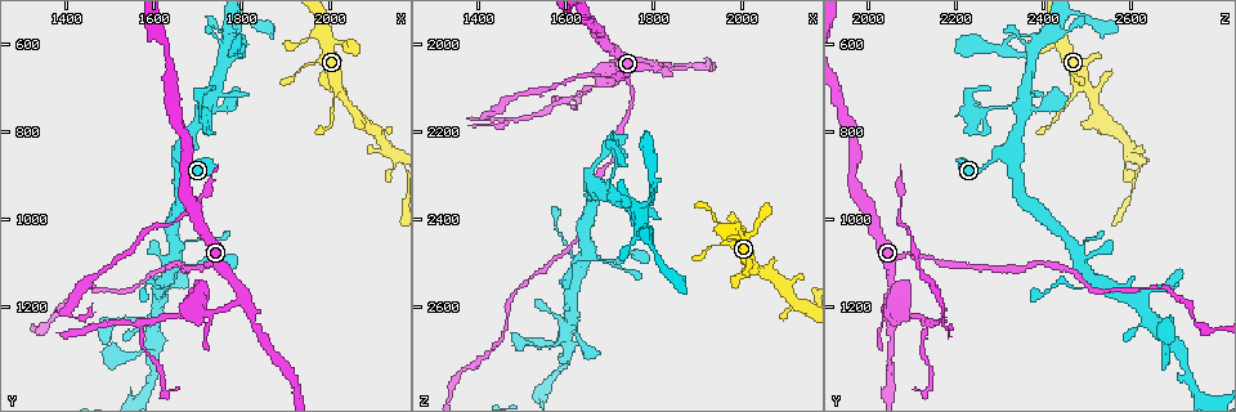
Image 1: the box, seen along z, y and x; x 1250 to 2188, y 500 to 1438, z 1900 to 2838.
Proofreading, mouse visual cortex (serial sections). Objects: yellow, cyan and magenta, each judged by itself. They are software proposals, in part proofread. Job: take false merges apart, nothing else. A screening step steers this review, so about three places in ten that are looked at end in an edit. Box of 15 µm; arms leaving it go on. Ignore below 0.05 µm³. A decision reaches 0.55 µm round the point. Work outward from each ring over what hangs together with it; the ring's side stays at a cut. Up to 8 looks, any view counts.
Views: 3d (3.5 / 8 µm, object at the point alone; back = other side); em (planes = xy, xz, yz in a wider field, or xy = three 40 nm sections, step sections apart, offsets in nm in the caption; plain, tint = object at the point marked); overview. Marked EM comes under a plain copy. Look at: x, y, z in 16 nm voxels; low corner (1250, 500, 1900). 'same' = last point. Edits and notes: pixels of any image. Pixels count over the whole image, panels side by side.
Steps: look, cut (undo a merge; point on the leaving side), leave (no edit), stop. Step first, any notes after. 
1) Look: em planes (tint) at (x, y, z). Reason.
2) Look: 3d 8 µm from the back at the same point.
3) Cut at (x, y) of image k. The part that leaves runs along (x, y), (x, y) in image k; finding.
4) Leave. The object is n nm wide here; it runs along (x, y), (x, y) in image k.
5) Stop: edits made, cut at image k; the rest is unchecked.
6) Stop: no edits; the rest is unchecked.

Look: 3d 3.5 µm from the back at (1805, 1170, 2050). Branch point.

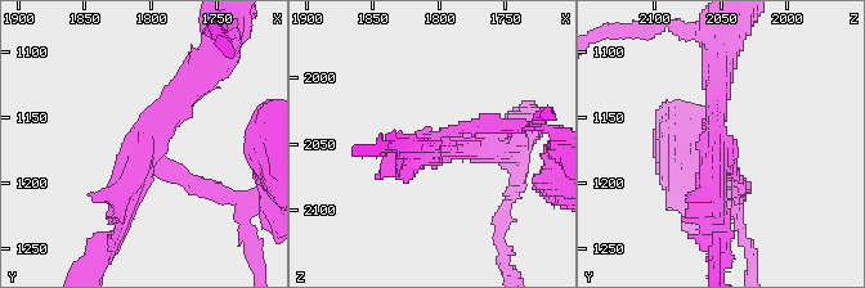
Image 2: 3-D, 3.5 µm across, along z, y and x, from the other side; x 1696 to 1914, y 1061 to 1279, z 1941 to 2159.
Look: em xy step 3 (tint) at (1804, 1172, 2052). Shape alone is not enough.

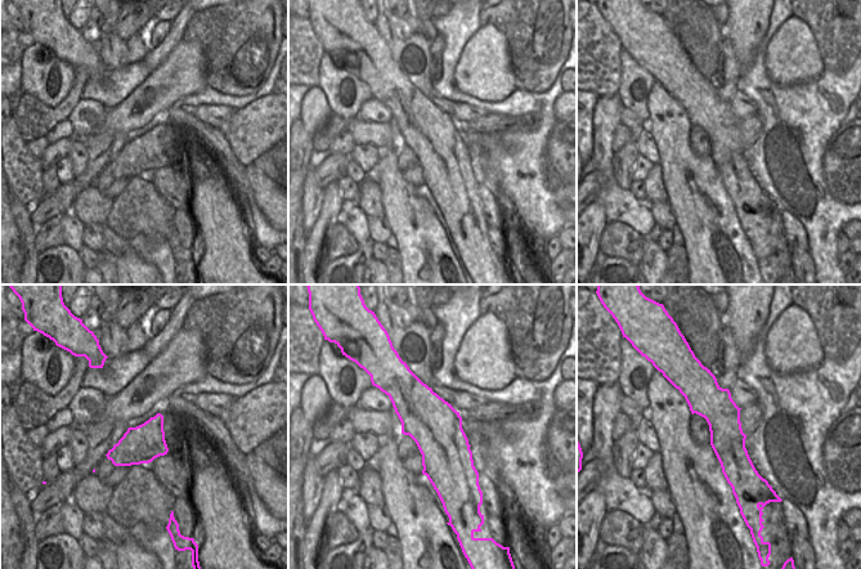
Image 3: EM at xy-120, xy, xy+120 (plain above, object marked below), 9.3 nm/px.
Cut at (484, 117) of image 2. The object is 480 nm wide here; the part that leaves runs along (161, 163), (201, 188), (268, 203) in image 2; a second cell is stuck on.

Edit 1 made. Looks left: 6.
Look: overview.

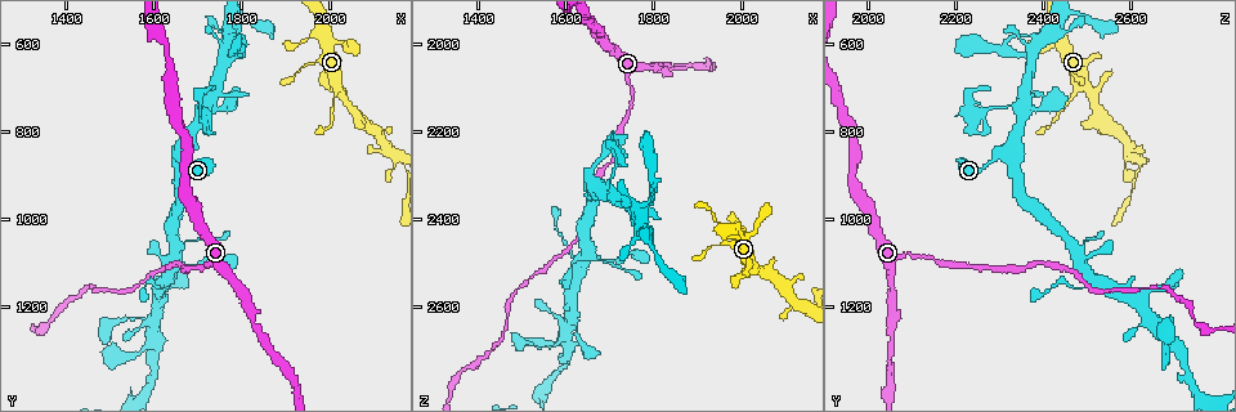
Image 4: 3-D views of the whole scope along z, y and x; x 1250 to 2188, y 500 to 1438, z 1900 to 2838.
Look: 3d 3.5 µm at (1705, 735, 2240). Abrupt turn.

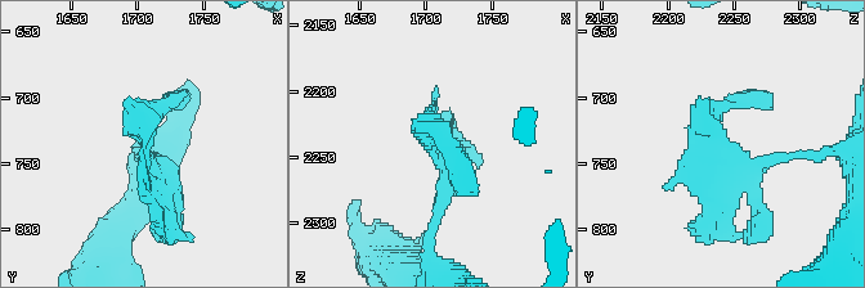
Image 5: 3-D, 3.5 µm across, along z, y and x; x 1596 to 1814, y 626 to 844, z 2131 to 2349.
Look: em xy step 1 (tint) at (1710, 740, 2244). Need the tissue.

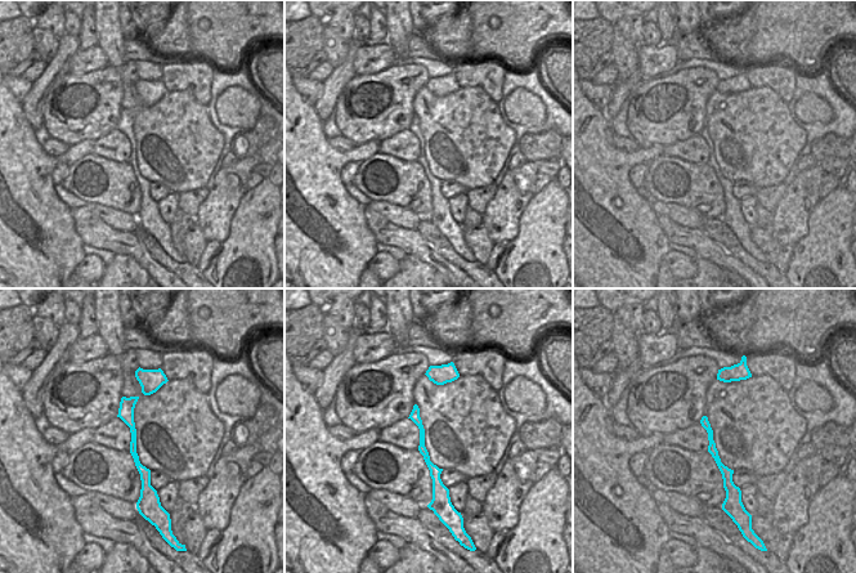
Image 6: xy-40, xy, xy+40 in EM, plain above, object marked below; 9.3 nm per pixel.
Cut at (457, 139) of image 5. The part that leaves runs along (748, 163), (709, 121), (758, 97) in image 5; two cells meet here.

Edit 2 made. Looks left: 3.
Look: 3d 3.5 µm from the back at (1760, 620, 2380). A fork.

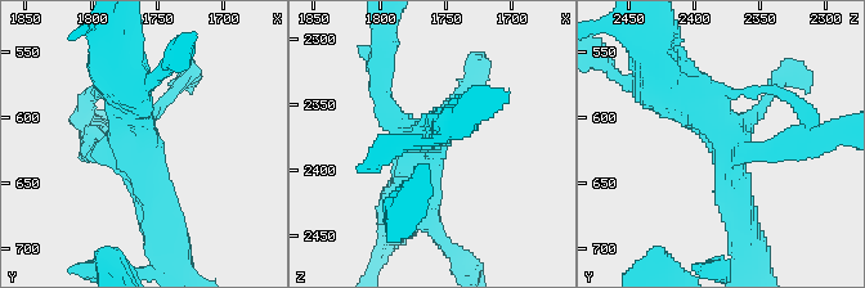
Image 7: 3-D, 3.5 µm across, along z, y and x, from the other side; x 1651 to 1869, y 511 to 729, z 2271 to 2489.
Look: em xy step 2 (tint) at (1766, 614, 2372).

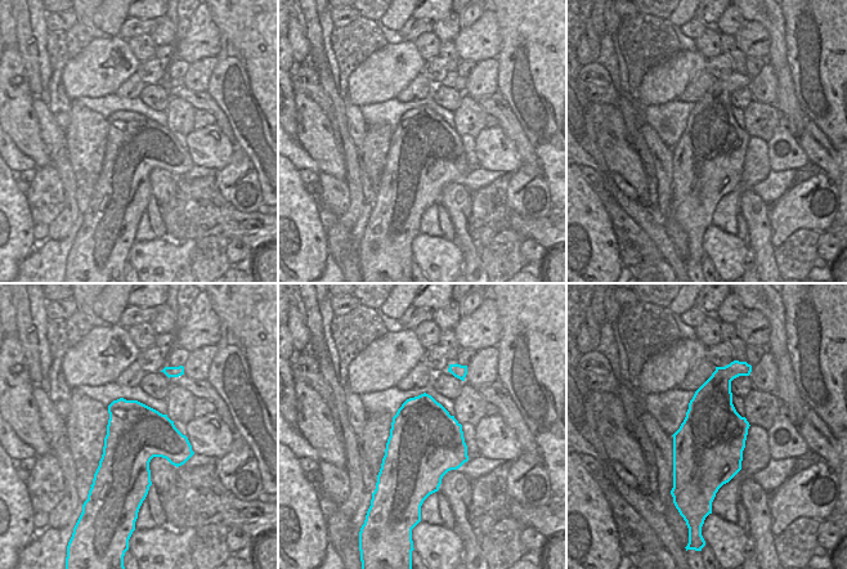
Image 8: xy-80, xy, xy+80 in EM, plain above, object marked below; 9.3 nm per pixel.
Look: em xy step 5 (tint) at the same point.

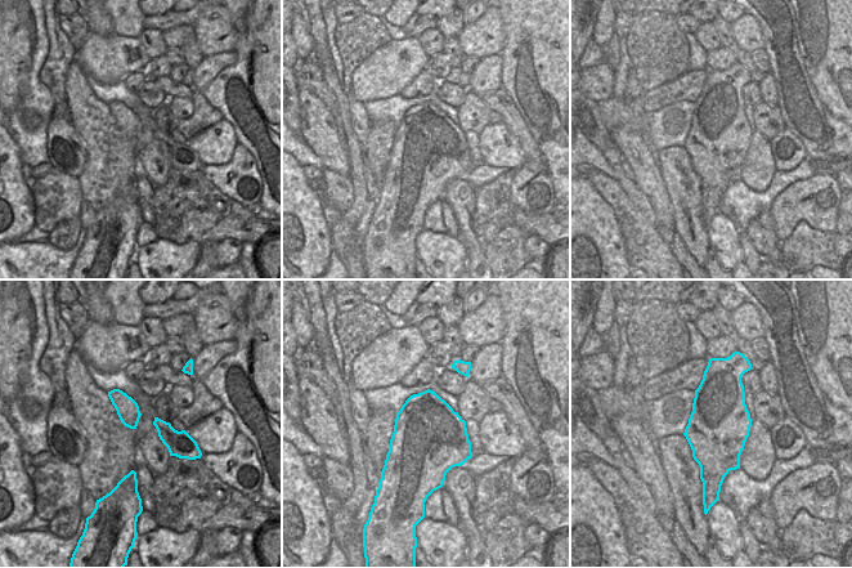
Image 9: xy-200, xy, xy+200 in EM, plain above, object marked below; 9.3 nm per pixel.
Leave. All the same cell.

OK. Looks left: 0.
Stop: edits made, cut at image 2, cut at image 5; the rest is unchecked.

